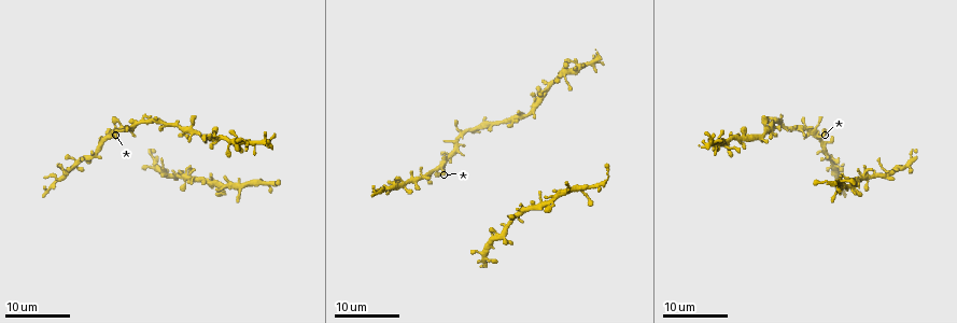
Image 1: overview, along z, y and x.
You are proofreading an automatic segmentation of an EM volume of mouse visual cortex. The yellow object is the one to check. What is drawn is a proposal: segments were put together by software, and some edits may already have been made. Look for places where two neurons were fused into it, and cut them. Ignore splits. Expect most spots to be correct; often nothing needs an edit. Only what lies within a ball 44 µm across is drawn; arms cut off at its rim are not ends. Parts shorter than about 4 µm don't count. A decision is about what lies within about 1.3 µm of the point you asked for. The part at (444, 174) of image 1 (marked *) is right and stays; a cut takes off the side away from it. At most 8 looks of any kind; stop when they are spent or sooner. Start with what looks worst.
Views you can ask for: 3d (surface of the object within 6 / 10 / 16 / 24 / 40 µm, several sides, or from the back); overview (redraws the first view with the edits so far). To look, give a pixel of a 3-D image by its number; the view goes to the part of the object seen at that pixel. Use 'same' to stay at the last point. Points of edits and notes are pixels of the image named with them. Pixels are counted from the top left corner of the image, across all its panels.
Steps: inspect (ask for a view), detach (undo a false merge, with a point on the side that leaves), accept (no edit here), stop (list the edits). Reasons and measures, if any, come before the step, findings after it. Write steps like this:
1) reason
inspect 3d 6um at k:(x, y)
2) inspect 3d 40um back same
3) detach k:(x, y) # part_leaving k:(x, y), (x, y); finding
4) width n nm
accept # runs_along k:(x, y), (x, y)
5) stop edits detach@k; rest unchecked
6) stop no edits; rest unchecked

four arms meet
inspect 3d 16um at 1:(436, 167)

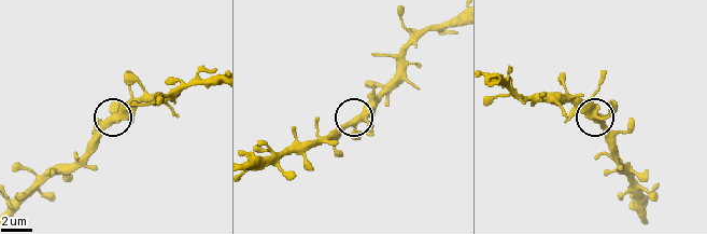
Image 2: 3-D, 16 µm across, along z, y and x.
inspect 3d 10um at 2:(360, 118)

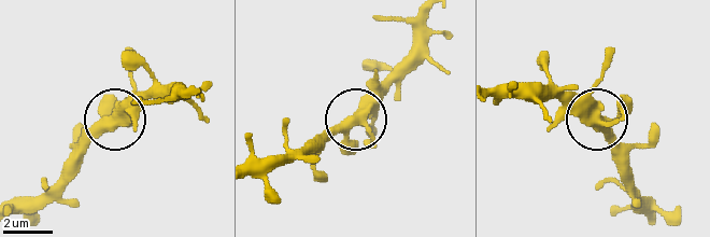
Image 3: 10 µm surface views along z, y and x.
arms 4
accept # one neuron here

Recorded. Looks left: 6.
side arm on a straight run
inspect 3d 24um at 1:(494, 238)

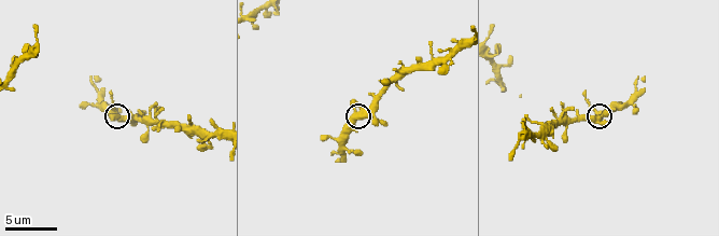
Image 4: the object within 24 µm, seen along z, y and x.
inspect 3d 10um at 4:(357, 116)

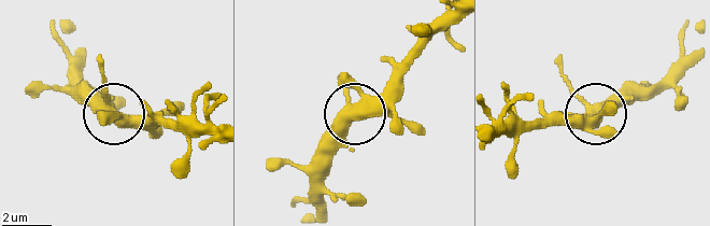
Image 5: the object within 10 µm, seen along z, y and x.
side_arm 7 um; arms 3
accept # continuous, no second neuron

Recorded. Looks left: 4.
thin neck
inspect 3d 16um at 1:(401, 181)

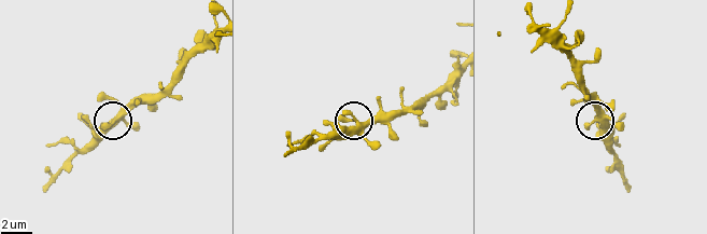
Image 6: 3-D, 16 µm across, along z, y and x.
inspect 3d 6um at 6:(595, 122)

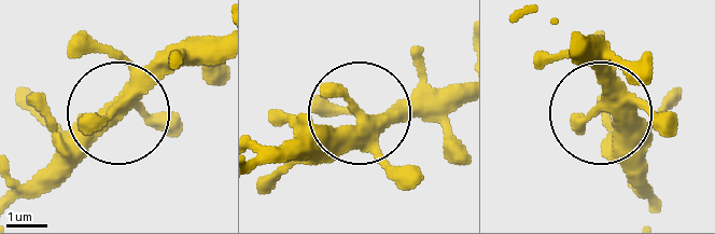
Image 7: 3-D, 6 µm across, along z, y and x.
arms 4
accept # runs_along 7:(462, 88), (421, 92), (280, 143); one neuron here

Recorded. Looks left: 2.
narrows sharply
inspect 3d 10um at 4:(399, 78)

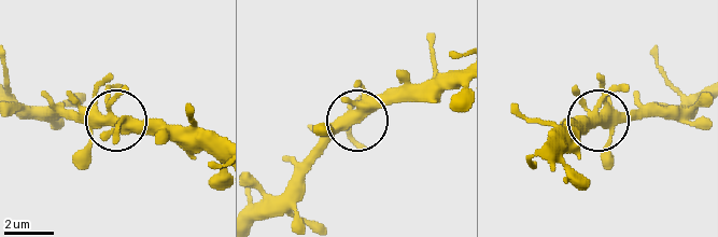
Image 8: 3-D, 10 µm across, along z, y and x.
width 370 nm
accept # all the same neuron

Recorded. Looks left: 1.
stop no edits; rest unchecked

